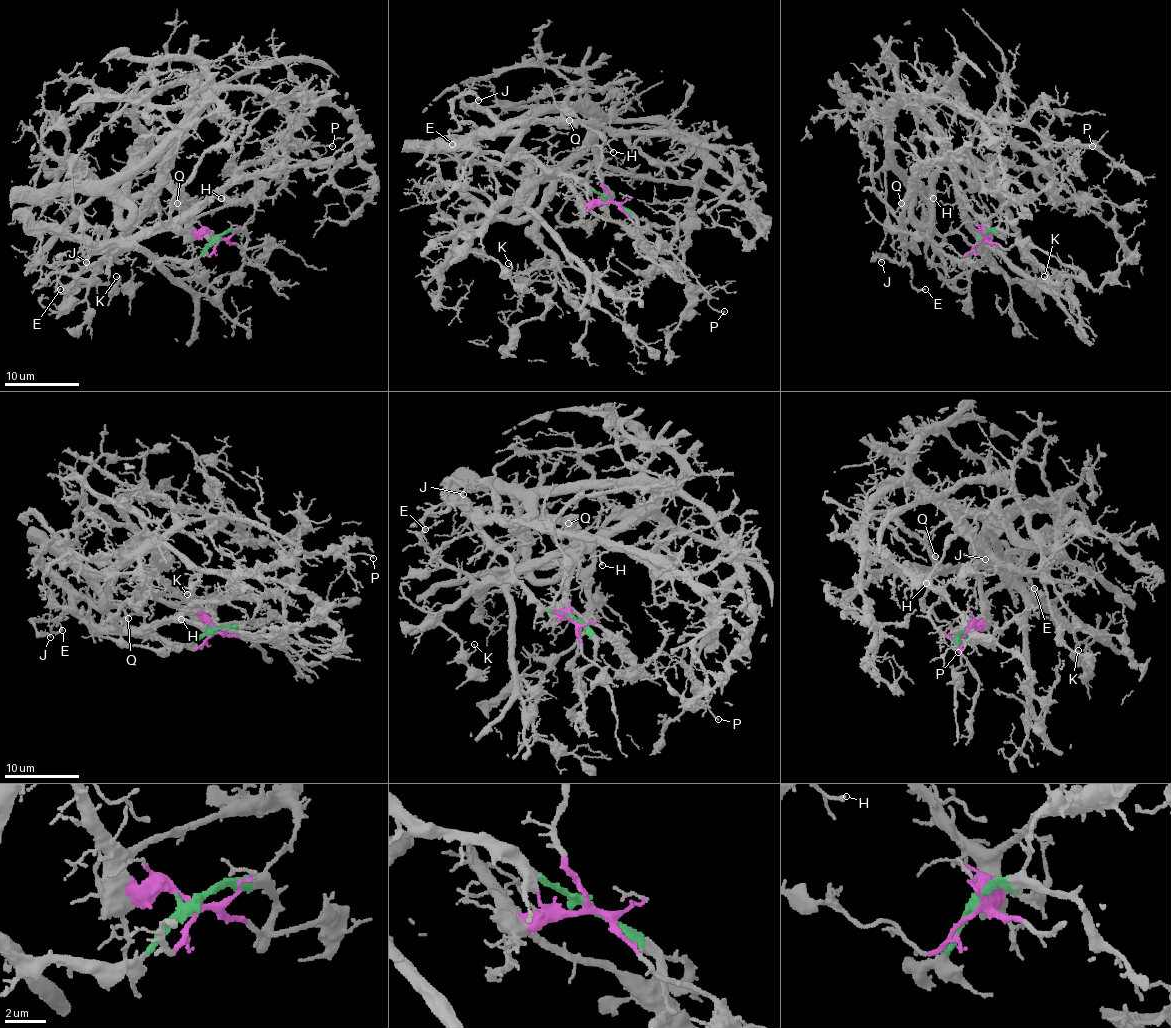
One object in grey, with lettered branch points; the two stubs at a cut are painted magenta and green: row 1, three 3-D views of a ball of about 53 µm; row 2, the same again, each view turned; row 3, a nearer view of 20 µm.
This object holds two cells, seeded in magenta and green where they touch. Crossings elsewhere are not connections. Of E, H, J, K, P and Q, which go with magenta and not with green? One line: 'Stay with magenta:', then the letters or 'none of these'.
Stay with magenta: K, P

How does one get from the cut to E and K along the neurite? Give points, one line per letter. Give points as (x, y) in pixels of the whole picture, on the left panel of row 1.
E: (217, 238), (187, 261), (155, 261), (139, 249), (88, 246), (80, 240), (84, 248), (65, 270), (60, 289)
K: (217, 238), (199, 233), (182, 202), (161, 187), (142, 219), (80, 285), (114, 285), (120, 279), (116, 276)

